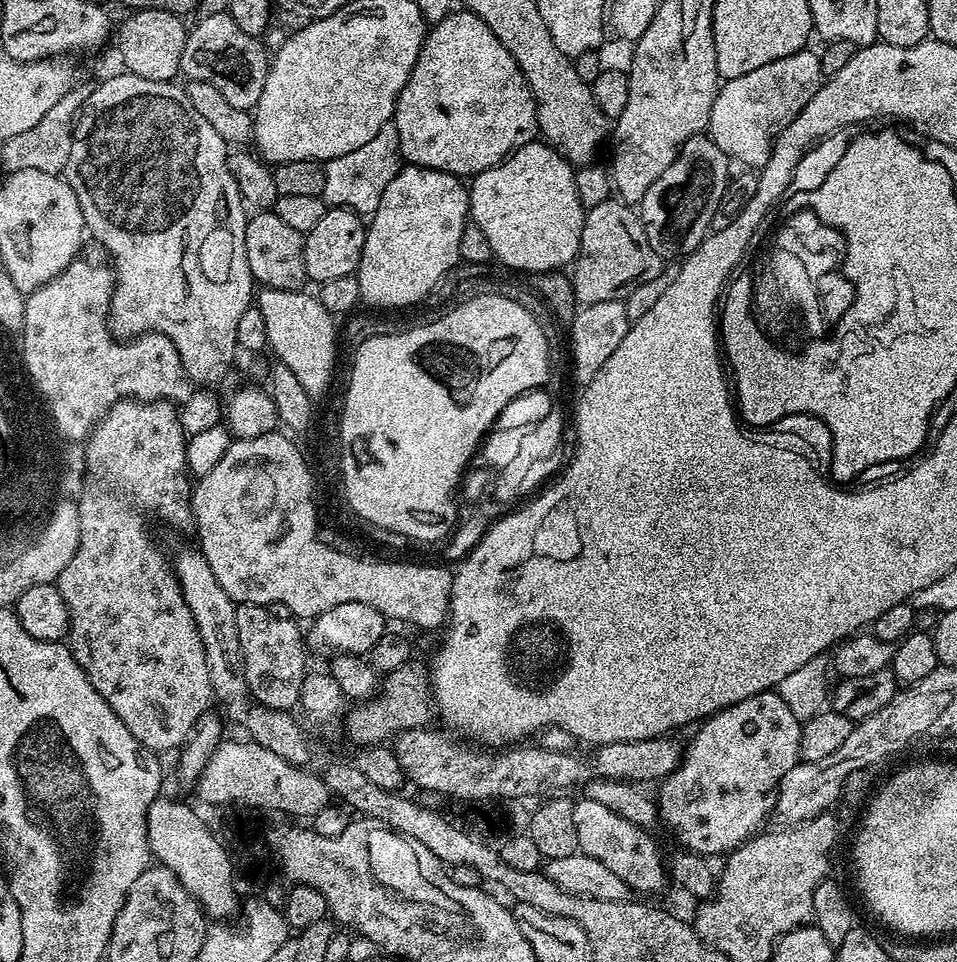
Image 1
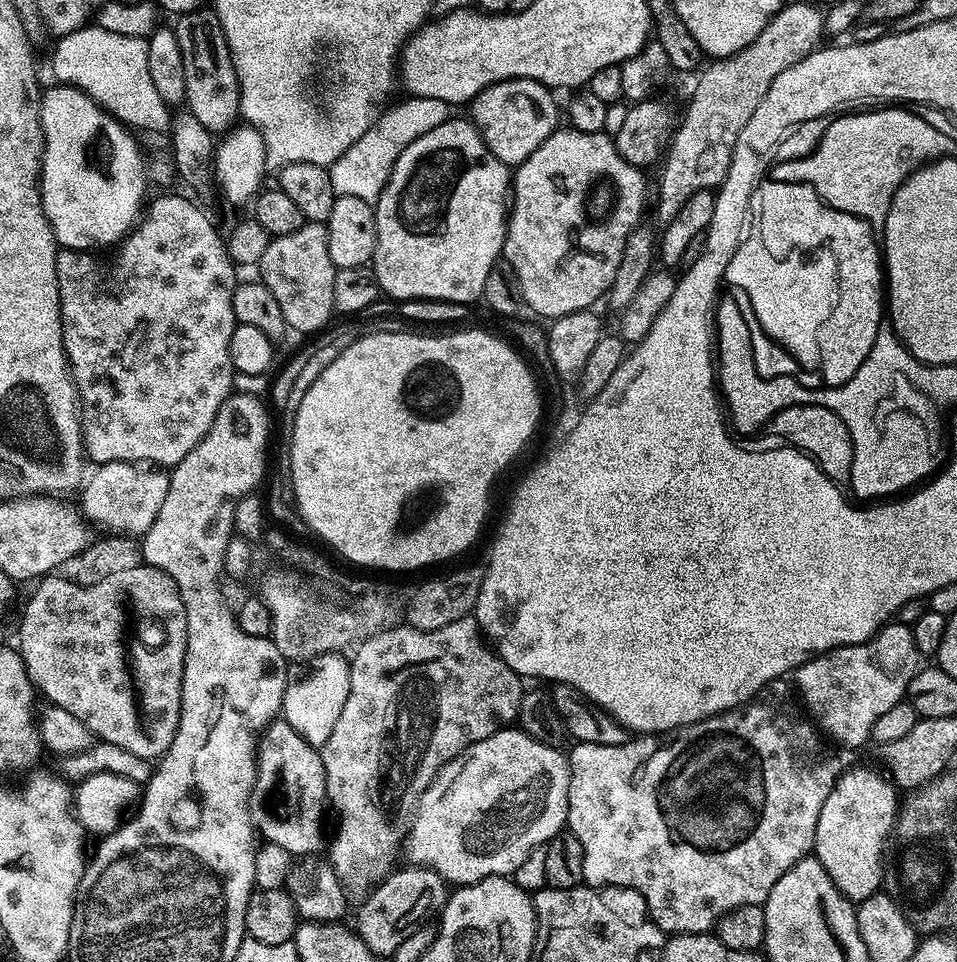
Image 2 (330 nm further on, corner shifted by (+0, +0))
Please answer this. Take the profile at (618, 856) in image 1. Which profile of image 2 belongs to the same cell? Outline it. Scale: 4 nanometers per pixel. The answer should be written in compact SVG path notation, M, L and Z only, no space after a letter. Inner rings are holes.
M749 702L743 708L731 708L728 712L723 712L717 716L711 716L708 720L699 720L693 724L687 724L685 728L675 729L674 734L640 734L635 738L629 738L625 744L618 746L602 746L601 744L581 744L573 743L572 752L567 753L568 769L572 777L570 778L570 790L568 791L568 823L567 831L574 833L578 838L578 842L582 842L582 870L584 871L584 884L589 888L597 890L605 890L604 888L612 888L617 884L620 888L633 888L636 892L644 895L644 904L648 907L647 915L652 923L657 924L666 934L691 934L694 932L711 933L717 925L717 921L723 919L729 912L734 911L738 907L744 907L747 904L763 905L764 899L770 894L770 890L774 890L774 882L778 882L778 878L782 878L782 874L786 874L786 870L790 870L790 866L794 866L805 856L813 851L816 843L816 831L818 830L818 814L822 814L822 802L826 802L826 798L830 794L830 790L834 790L836 779L842 775L842 767L840 768L840 760L824 745L825 737L818 731L817 725L801 709L795 708L792 704L760 704L761 702Z

